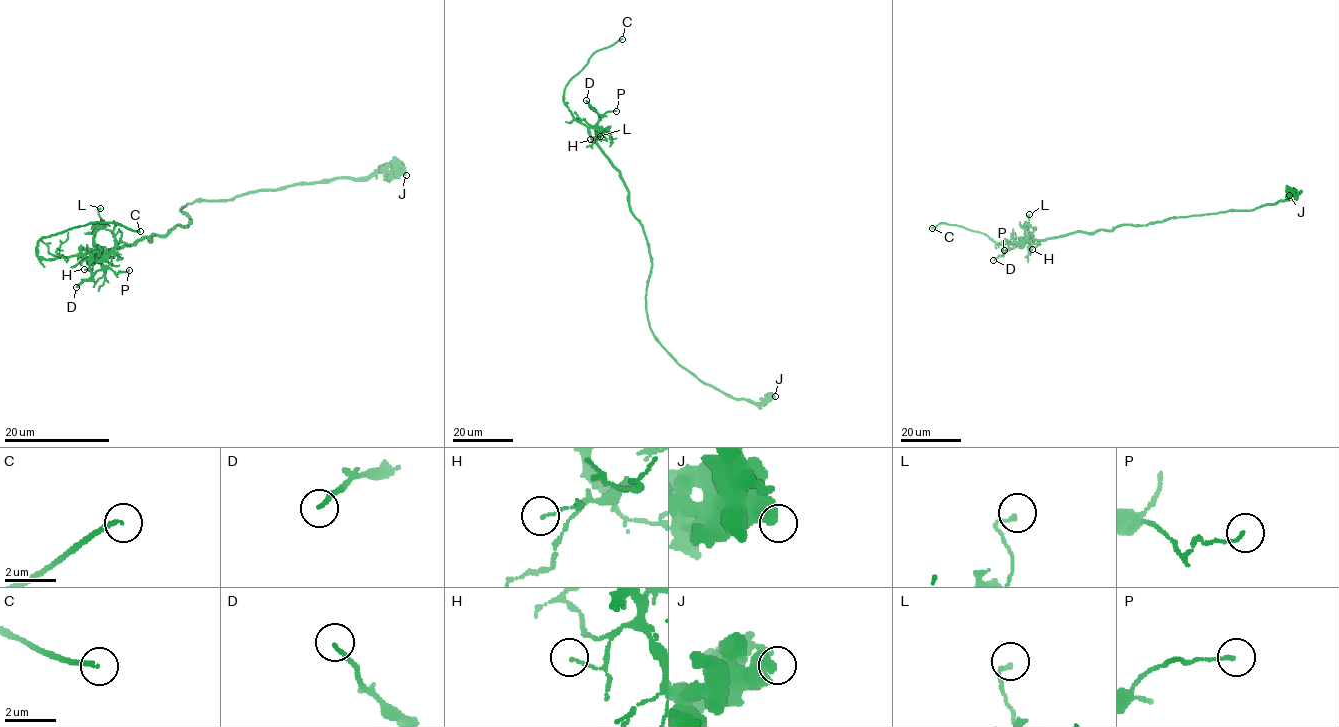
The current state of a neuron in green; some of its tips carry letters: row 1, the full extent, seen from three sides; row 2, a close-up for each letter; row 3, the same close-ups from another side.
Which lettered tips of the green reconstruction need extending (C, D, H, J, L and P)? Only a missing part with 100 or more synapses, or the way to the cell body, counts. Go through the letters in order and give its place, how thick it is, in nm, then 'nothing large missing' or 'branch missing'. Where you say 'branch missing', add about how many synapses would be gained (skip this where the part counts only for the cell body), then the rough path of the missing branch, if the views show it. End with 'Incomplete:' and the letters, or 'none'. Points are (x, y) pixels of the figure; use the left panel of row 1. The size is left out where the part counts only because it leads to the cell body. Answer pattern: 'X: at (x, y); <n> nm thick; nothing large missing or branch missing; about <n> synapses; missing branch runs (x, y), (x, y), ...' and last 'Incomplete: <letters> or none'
C: at (140, 231); 160 nm thick; branch missing; missing branch runs (140, 231), (170, 227), (197, 209), (224, 200)
D: at (76, 287); 160 nm thick; nothing large missing
H: at (84, 269); 90 nm thick; nothing large missing
J: at (406, 175); 600 nm thick; nothing large missing
L: at (100, 208); 130 nm thick; nothing large missing
P: at (129, 270); 110 nm thick; nothing large missing
Incomplete: C

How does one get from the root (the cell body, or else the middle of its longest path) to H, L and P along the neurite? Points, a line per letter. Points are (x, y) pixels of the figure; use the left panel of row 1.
H: (178, 225), (165, 235), (154, 234), (107, 251), (95, 251), (93, 247), (99, 259), (89, 270), (84, 269)
L: (178, 225), (165, 235), (95, 251), (100, 208)
P: (178, 225), (165, 235), (92, 249), (99, 254), (89, 263), (93, 274), (129, 270)

